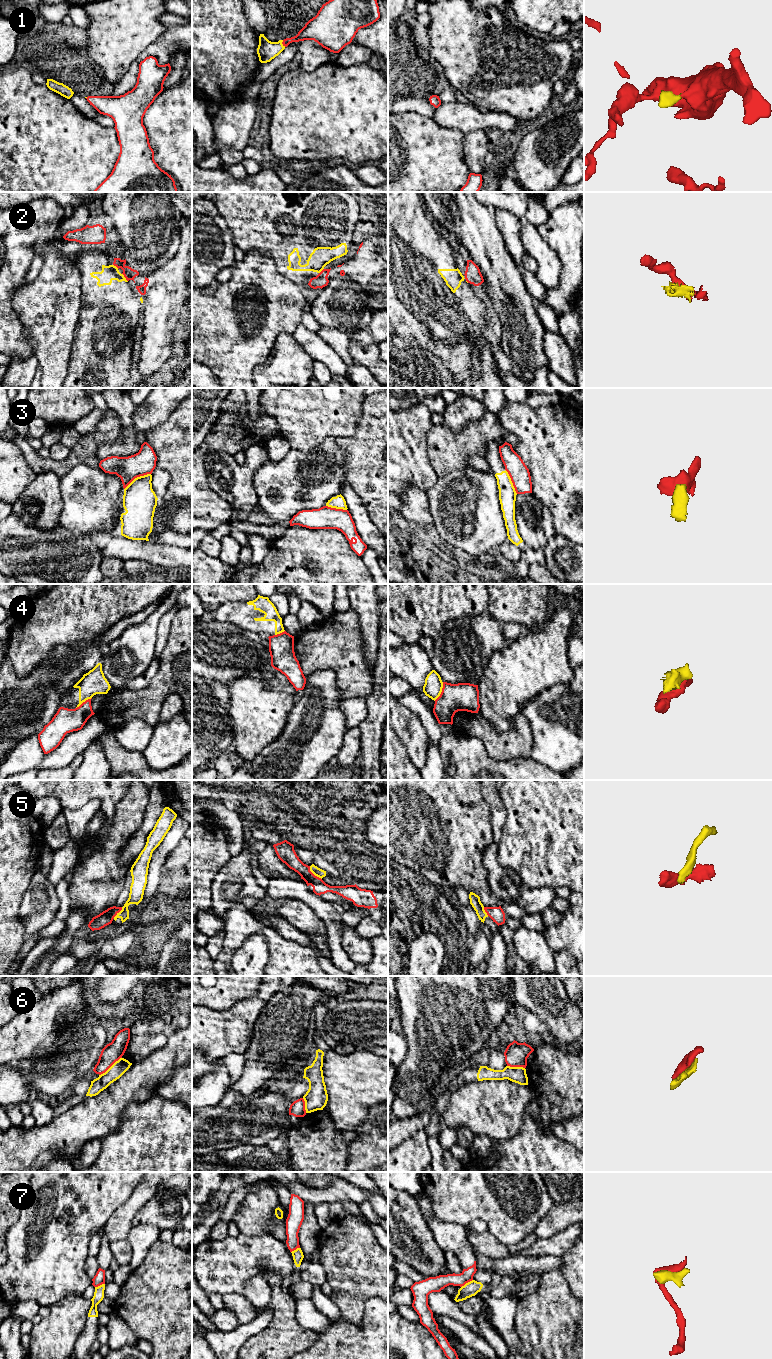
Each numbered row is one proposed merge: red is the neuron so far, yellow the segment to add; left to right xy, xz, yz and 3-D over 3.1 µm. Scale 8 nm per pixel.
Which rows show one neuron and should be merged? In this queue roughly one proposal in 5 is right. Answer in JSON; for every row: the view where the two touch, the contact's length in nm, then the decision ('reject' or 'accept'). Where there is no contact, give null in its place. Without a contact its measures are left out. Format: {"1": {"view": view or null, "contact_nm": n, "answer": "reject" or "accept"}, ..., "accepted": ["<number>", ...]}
{"1": {"view": "xz", "contact_nm": 60, "answer": "accept"}, "2": {"view": "xy", "contact_nm": 80, "answer": "reject"}, "3": {"view": "xy", "contact_nm": 260, "answer": "reject"}, "4": {"view": "yz", "contact_nm": 170, "answer": "reject"}, "5": {"view": "xz", "contact_nm": 150, "answer": "reject"}, "6": {"view": "xy", "contact_nm": 240, "answer": "reject"}, "7": {"view": "yz", "contact_nm": 120, "answer": "reject"}, "accepted": ["1"]}

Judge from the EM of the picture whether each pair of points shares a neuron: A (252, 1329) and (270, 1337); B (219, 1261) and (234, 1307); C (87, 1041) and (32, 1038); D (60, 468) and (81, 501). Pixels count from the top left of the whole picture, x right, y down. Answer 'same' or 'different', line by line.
A: different
B: different
C: different
D: different

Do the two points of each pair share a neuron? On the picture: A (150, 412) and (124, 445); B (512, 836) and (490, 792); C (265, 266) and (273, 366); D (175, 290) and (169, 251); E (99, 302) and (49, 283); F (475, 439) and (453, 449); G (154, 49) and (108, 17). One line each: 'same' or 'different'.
A: same
B: different
C: different
D: different
E: different
F: same
G: different

